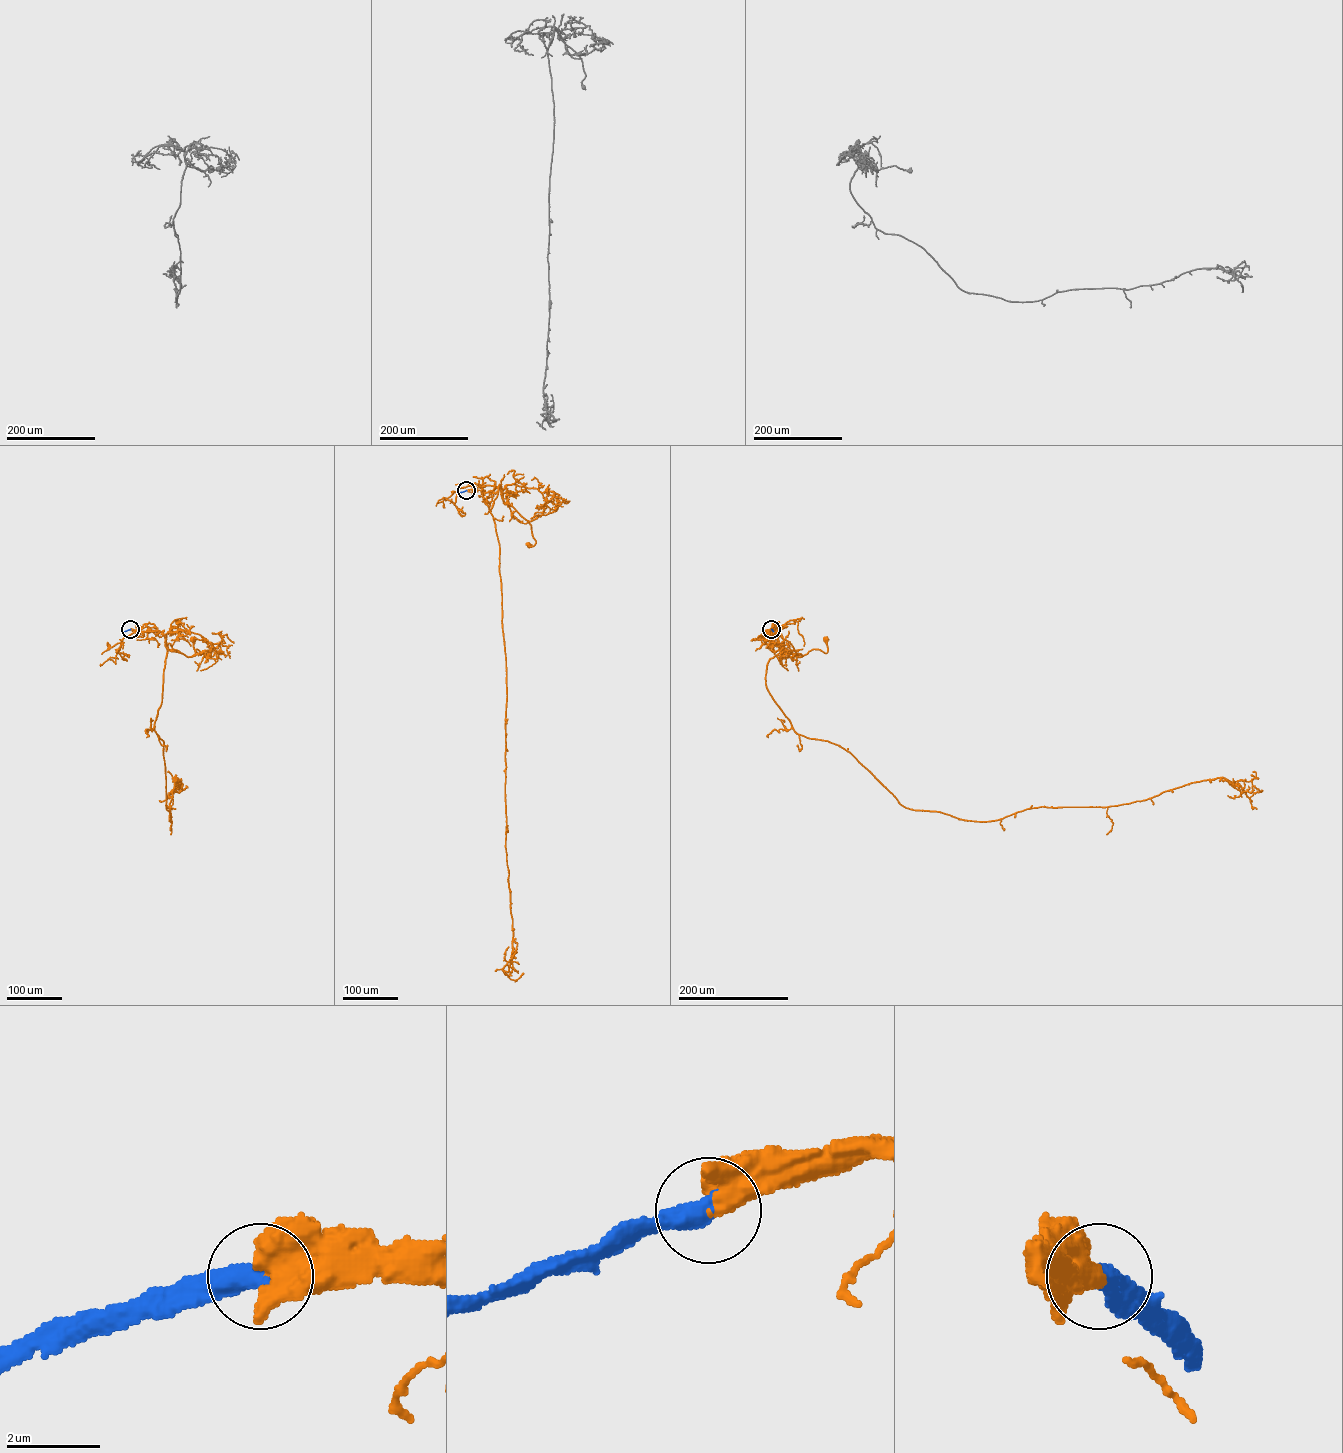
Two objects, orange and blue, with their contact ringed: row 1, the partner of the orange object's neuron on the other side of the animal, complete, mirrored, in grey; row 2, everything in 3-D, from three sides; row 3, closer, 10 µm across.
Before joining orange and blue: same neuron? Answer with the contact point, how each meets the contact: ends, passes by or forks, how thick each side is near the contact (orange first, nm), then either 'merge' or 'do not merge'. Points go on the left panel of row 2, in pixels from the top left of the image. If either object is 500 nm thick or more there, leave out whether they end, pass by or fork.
(130, 629) | 440/500 nm | merge

